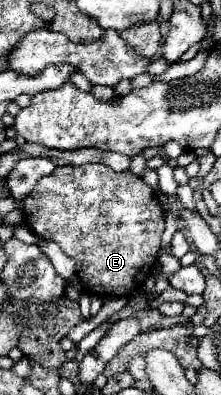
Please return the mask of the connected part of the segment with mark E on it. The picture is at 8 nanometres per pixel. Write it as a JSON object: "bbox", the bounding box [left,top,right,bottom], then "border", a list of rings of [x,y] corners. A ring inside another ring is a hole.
{"bbox":[23,164,165,298],"border":[[[103,164],[59,166],[53,174],[43,176],[35,184],[33,192],[23,200],[23,220],[33,234],[43,240],[53,240],[69,258],[75,260],[75,276],[83,284],[83,292],[99,298],[127,298],[143,288],[147,276],[157,264],[161,234],[165,230],[165,212],[153,188],[129,170],[115,172]]]}

